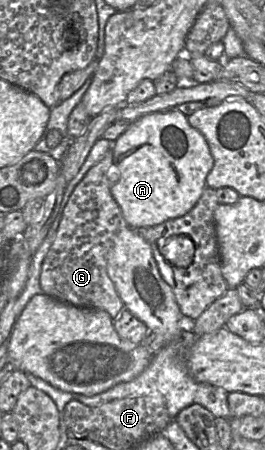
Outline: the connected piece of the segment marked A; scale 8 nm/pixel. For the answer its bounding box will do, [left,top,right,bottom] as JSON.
[111,111,214,229]

